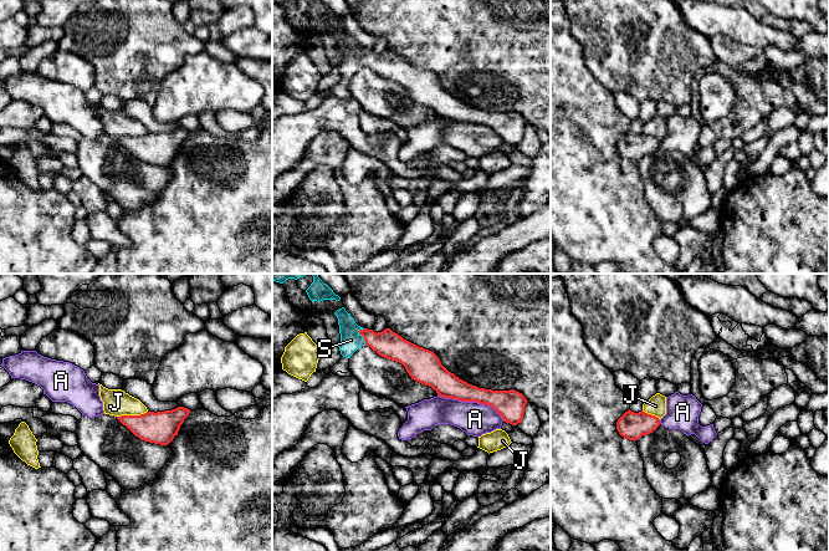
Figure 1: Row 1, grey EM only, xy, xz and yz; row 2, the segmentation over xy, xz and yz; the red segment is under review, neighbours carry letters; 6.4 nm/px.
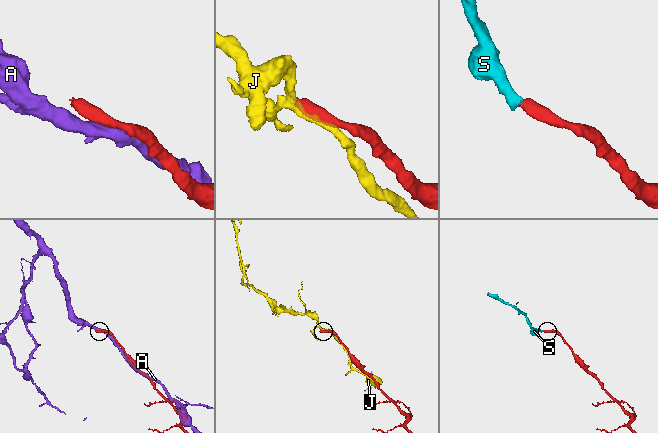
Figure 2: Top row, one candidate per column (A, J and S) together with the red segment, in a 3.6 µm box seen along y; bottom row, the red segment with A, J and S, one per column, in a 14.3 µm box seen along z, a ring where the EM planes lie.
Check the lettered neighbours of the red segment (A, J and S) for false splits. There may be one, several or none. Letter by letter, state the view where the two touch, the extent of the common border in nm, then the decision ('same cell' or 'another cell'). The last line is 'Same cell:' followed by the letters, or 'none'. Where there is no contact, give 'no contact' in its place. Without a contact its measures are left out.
A: meets red in xz; contact 460 nm long; another cell
J: meets red in xy; contact 200 nm long; another cell
S: meets red in xz; contact 120 nm long; same cell
Same cell: S

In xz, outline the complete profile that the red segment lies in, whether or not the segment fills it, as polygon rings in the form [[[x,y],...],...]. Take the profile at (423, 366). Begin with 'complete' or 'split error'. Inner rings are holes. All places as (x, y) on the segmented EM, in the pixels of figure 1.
split error; [[[344,307],[337,310],[341,342],[341,359],[331,368],[329,373],[339,377],[350,377],[350,356],[362,346],[368,346],[379,356],[401,363],[411,379],[431,387],[437,396],[461,402],[477,402],[492,407],[503,422],[517,425],[522,422],[527,399],[515,389],[492,391],[479,388],[460,379],[449,372],[439,357],[429,350],[419,347],[390,328],[382,332],[358,326]]]

